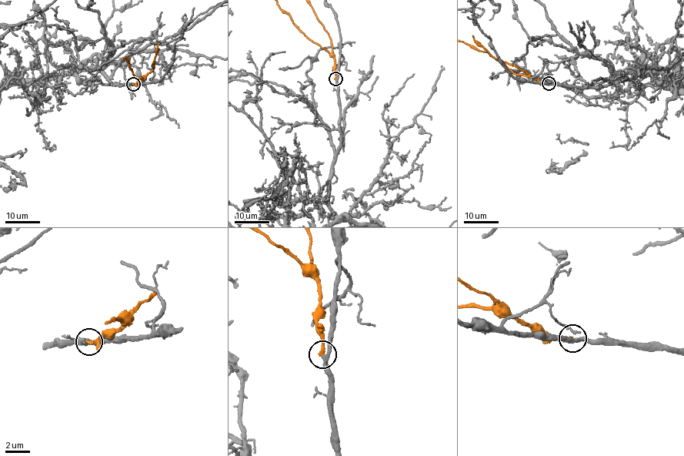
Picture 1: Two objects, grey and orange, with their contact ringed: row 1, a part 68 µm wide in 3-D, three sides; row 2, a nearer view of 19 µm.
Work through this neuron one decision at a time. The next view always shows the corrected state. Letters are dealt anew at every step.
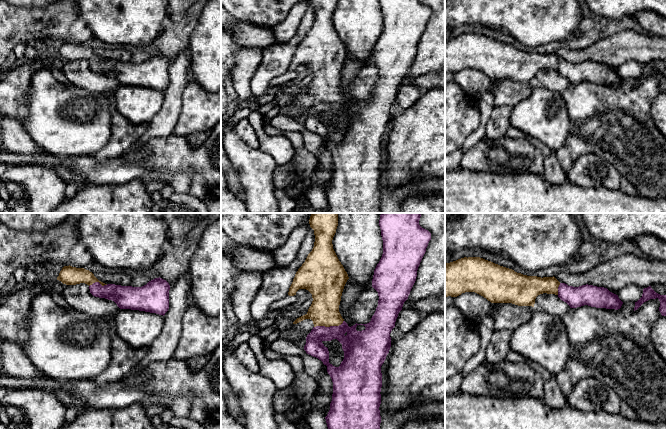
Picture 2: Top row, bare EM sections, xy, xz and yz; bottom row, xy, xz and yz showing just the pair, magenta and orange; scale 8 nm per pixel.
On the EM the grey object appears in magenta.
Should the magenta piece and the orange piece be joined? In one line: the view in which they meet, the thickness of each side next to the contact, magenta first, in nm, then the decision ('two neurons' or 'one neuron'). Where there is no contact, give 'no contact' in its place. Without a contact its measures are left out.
meets magenta in xz; 220 nm thick on the magenta side, 240 nm on the other; one neuron

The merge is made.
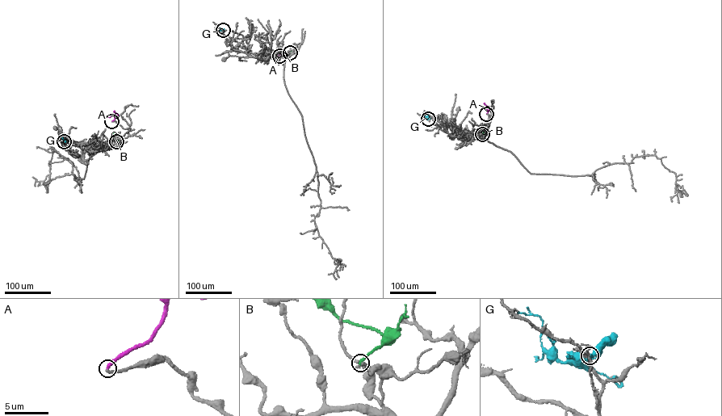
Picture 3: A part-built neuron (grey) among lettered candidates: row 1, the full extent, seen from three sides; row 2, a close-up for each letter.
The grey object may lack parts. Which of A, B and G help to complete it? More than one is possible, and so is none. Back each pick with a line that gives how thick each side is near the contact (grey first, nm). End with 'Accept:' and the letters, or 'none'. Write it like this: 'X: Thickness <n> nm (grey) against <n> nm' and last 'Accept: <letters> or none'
A: Thickness 240 nm (grey) against 240 nm
Accept: A

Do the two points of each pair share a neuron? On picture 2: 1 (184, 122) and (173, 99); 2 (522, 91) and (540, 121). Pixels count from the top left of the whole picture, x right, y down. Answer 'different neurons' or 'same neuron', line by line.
1: different neurons
2: different neurons

